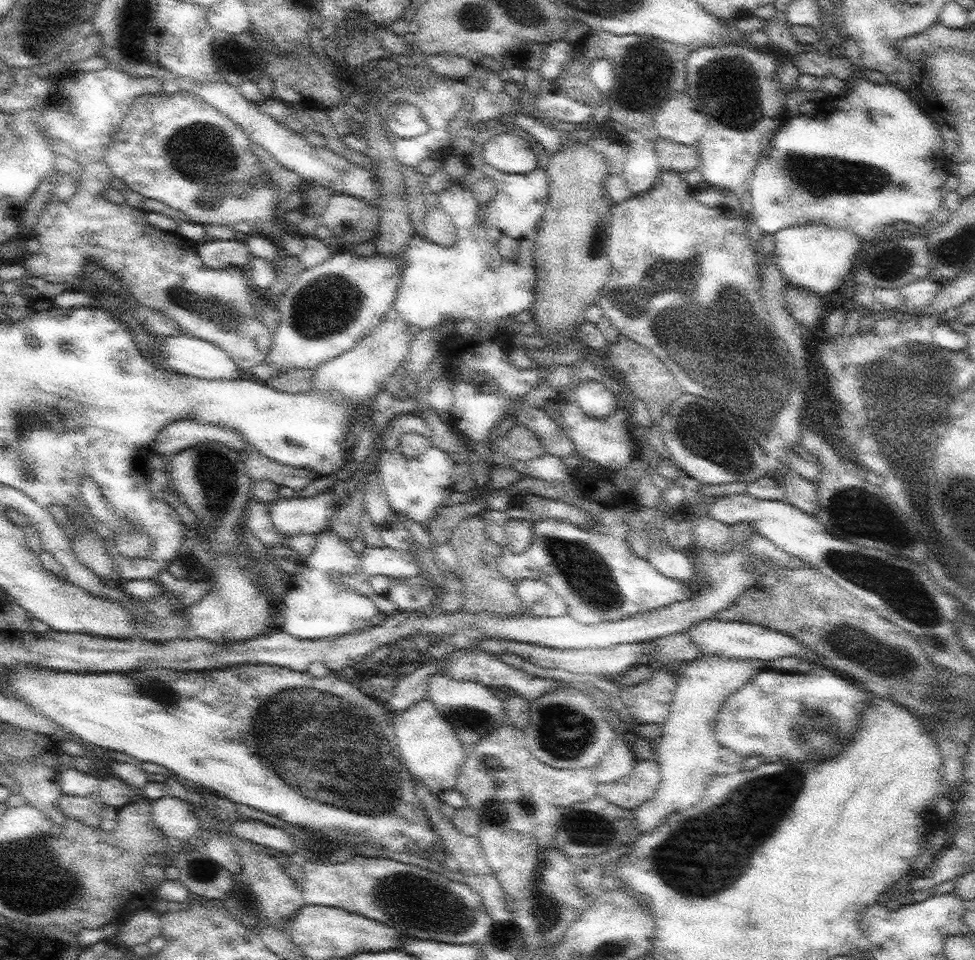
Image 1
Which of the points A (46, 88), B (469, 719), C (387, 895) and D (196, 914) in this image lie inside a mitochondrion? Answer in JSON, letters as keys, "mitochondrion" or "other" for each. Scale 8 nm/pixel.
{"A":"other","B":"mitochondrion","C":"mitochondrion","D":"other"}

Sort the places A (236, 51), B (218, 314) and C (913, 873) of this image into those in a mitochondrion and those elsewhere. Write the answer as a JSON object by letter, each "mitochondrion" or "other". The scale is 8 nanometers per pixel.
{"A":"other","B":"mitochondrion","C":"other"}

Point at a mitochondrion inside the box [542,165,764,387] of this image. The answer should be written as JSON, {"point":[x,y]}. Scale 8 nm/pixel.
{"point":[595,245]}

